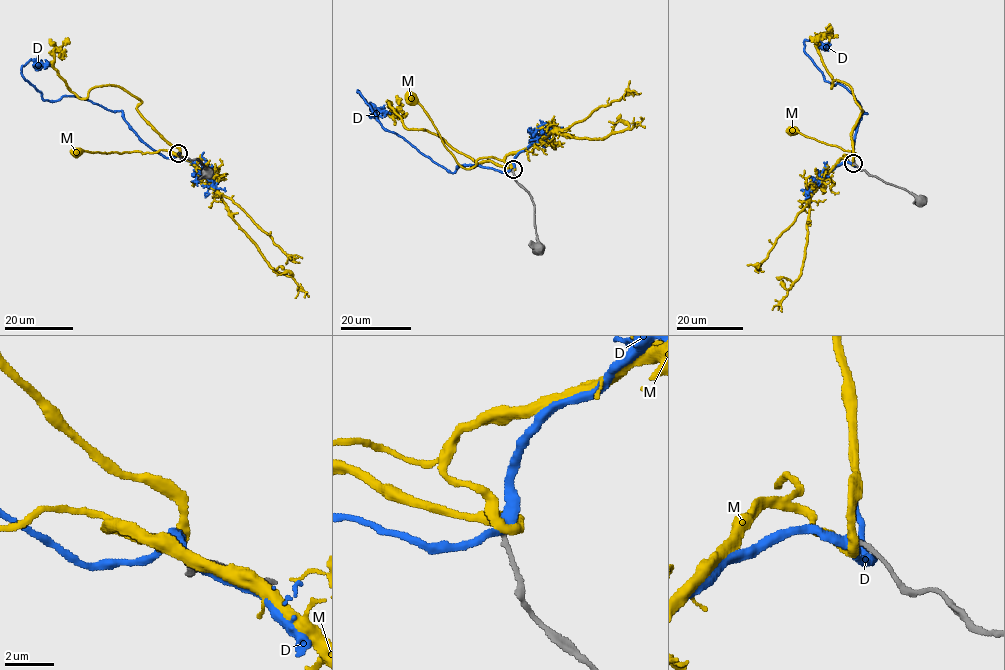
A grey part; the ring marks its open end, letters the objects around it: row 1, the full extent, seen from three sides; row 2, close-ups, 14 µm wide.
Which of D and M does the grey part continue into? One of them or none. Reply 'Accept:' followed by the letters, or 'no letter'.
Accept: D

